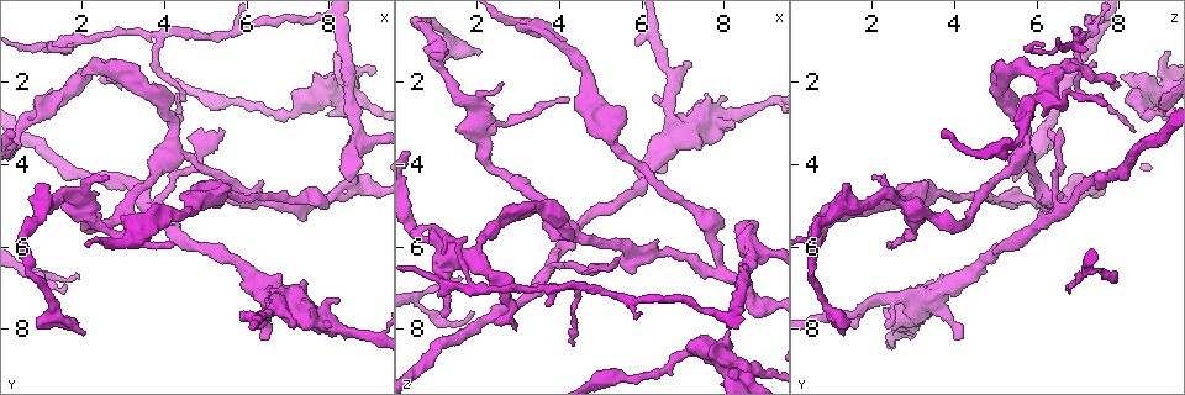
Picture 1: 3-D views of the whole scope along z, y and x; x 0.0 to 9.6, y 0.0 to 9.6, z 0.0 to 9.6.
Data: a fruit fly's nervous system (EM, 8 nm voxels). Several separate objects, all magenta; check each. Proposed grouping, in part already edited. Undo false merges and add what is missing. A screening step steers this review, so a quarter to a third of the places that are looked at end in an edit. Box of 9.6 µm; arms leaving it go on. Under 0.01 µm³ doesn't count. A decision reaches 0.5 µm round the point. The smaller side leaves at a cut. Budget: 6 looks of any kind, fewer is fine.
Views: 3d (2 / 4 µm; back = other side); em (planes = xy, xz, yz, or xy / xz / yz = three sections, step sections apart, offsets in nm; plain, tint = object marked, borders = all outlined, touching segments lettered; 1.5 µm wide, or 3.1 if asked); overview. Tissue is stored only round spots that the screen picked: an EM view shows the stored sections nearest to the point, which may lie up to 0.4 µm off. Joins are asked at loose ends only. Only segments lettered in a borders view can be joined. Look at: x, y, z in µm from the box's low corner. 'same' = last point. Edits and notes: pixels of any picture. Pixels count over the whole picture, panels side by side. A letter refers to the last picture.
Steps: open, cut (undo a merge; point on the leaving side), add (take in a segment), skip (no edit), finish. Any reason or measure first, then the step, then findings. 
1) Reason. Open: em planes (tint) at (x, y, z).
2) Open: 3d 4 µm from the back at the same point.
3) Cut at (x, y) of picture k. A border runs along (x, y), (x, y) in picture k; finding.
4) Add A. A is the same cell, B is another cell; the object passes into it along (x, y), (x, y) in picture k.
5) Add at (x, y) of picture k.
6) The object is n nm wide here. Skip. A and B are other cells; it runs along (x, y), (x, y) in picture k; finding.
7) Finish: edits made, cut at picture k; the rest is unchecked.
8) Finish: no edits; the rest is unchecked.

Open: em xy step 4 (tint) at (7.75, 4.95, 6.65).

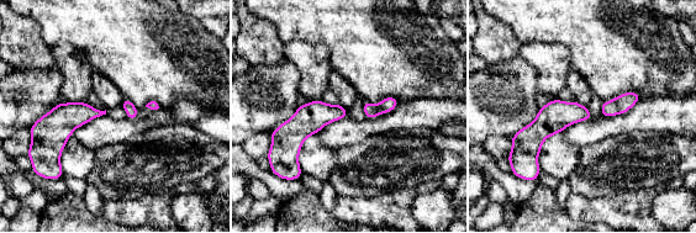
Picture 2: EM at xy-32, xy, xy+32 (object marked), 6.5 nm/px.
Open: em planes (borders) at the same point.

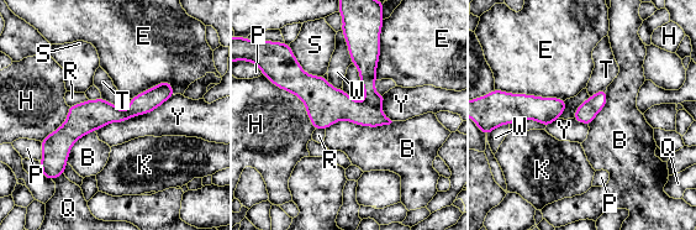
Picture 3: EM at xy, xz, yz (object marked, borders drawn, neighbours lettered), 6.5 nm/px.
The longest contact is with Y, 600 nm. Skip. B, E, H, K, P, Q, R, S, T, W and Y are other cells; one neuron here.

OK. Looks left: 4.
Open: 3d 2 µm at (1.60, 6.95, 6.75).

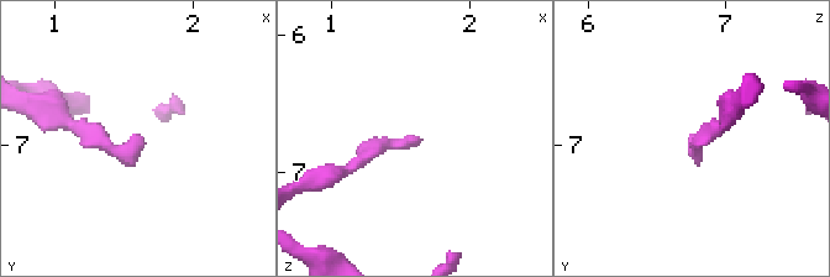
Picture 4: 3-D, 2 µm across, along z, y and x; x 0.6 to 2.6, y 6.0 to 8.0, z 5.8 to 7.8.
Open: em planes (borders) at (1.60, 6.94, 6.76).

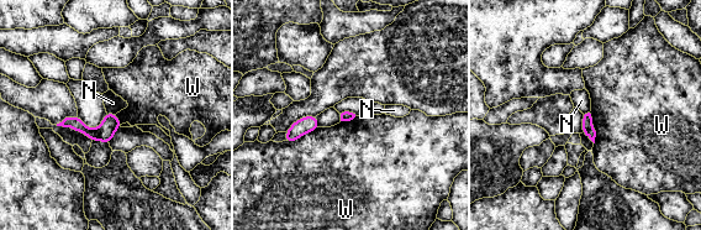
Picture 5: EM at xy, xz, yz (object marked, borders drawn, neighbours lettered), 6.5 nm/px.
Skip. N and W are other cells; none of them fits.

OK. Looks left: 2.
Finish: no edits; the rest is unchecked.

